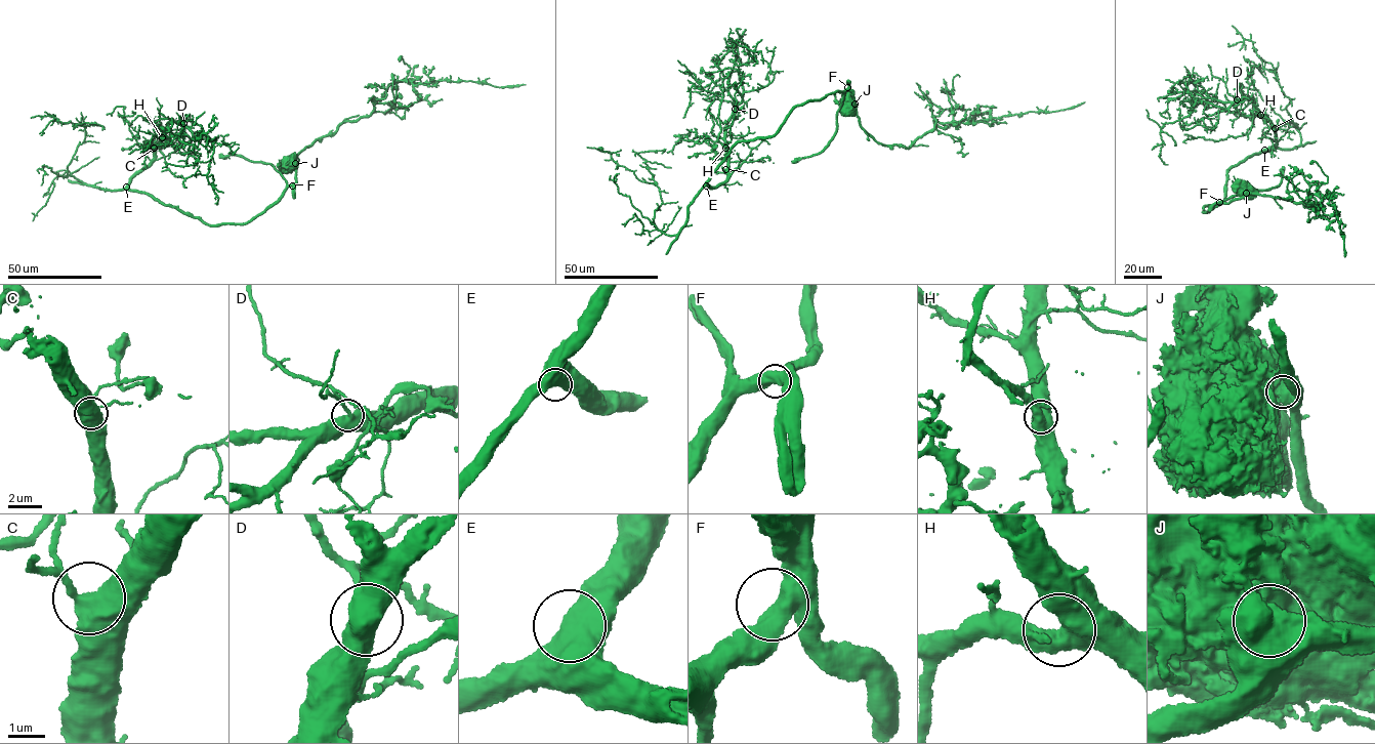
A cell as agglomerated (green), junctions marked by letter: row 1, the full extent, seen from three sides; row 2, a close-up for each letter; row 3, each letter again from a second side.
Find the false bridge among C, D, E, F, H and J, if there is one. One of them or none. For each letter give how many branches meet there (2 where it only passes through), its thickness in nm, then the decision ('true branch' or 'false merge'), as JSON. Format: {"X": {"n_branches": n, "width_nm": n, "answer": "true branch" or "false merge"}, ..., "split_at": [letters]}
{"C": {"n_branches": 2, "width_nm": 600, "answer": "true branch"}, "D": {"n_branches": 2, "width_nm": 400, "answer": "true branch"}, "E": {"n_branches": 1, "width_nm": 800, "answer": "true branch"}, "F": {"n_branches": 2, "width_nm": 600, "answer": "true branch"}, "H": {"n_branches": 3, "width_nm": 550, "answer": "true branch"}, "J": {"n_branches": 2, "width_nm": 700, "answer": "false merge"}, "split_at": ["J"]}

